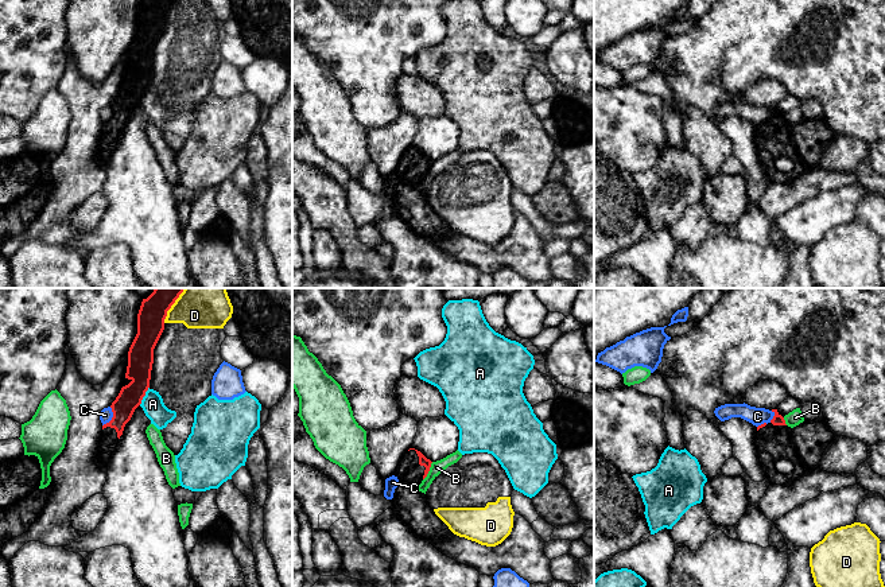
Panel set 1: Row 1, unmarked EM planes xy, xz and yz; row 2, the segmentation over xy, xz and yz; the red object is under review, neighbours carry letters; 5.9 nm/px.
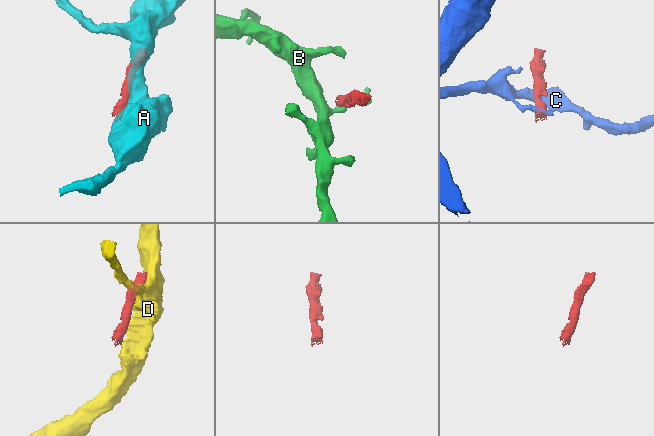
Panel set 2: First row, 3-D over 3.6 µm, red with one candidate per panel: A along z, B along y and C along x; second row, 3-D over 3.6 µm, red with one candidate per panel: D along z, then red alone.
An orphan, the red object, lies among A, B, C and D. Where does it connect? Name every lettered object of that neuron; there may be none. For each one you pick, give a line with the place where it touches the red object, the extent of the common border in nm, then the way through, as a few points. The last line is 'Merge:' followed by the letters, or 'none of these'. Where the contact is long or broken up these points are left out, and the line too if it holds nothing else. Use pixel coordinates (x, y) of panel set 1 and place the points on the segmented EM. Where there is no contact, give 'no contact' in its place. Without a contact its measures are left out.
Merge: none of these

